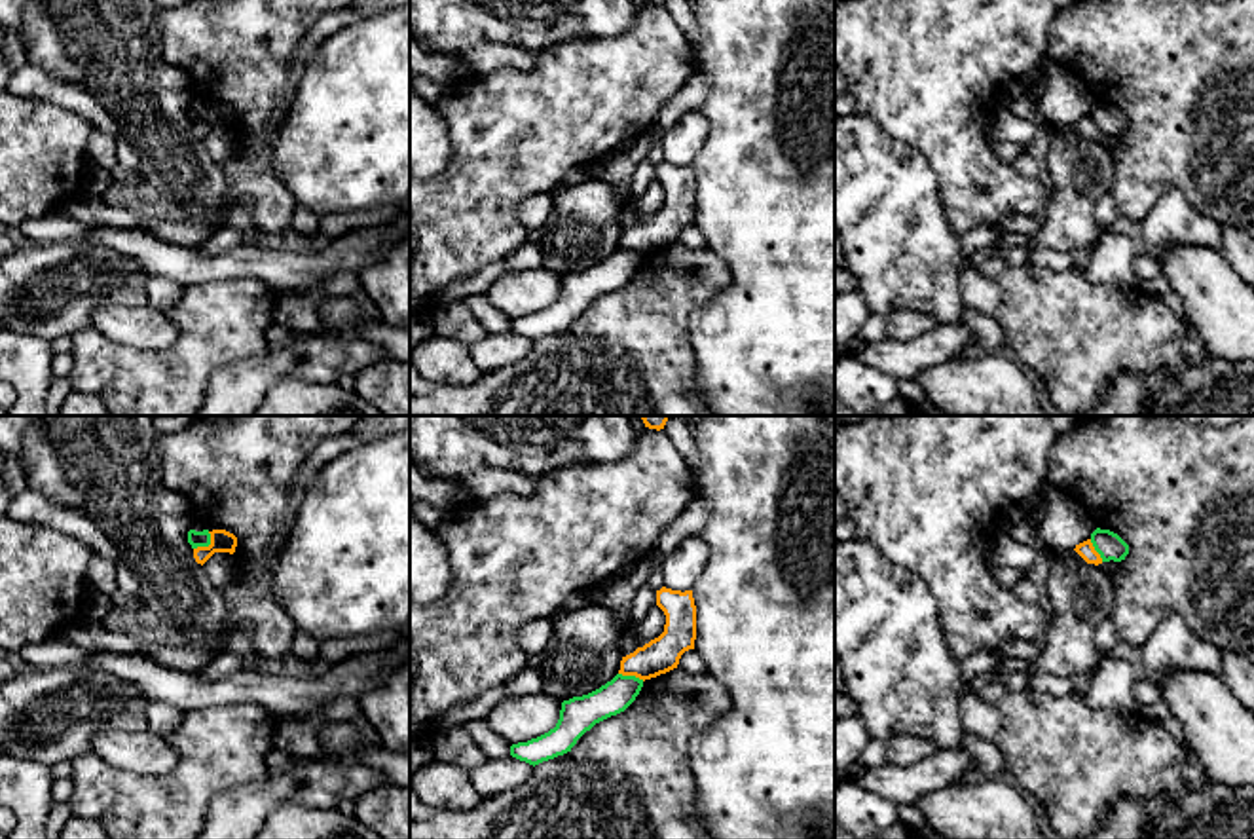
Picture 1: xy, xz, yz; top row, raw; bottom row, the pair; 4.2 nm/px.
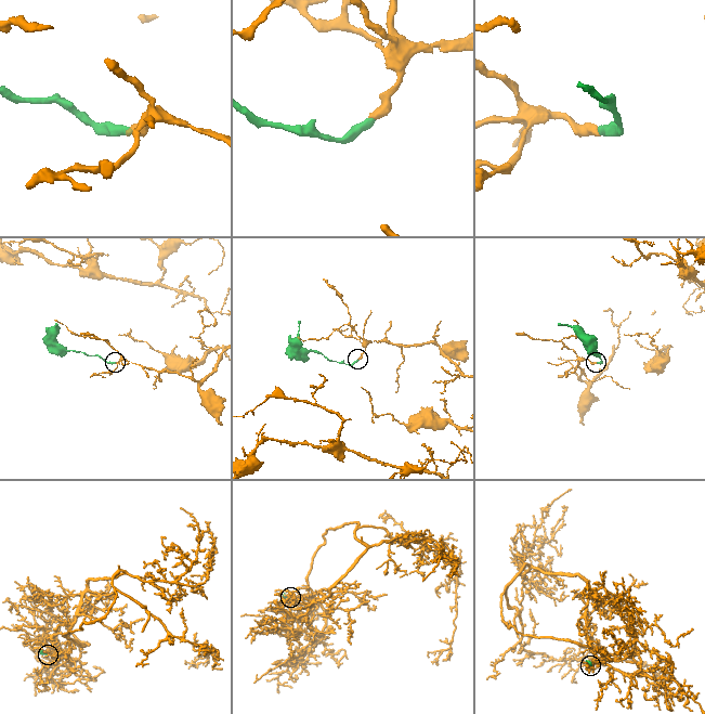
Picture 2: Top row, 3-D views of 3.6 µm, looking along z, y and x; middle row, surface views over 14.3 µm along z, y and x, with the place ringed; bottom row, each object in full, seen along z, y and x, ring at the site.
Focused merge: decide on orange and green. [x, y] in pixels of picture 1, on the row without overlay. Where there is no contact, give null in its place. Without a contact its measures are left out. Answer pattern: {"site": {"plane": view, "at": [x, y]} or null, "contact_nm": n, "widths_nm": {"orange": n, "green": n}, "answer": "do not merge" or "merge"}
{"site": {"plane": "xy", "at": [209, 120]}, "contact_nm": 100, "widths_nm": {"orange": 100, "green": 70}, "answer": "do not merge"}

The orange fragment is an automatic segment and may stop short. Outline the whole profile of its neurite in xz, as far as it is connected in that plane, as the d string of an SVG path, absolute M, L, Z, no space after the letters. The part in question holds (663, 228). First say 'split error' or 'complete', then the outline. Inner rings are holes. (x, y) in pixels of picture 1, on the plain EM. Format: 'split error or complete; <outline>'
complete; M656 165L656 180L666 190L664 207L622 232L618 249L651 254L677 243L685 226L694 224L696 180L692 165Z

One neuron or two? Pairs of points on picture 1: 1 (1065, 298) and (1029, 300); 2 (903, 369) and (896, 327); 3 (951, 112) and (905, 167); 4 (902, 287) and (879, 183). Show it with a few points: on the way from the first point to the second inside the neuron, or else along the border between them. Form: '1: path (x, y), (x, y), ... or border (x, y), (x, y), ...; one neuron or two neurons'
1: path (1055, 300), (1038, 300); one neuron
2: border (938, 325), (909, 340), (886, 338); two neurons
3: border (881, 128), (905, 141), (926, 160), (938, 192); two neurons
4: path (902, 261), (902, 249), (886, 209); one neuron

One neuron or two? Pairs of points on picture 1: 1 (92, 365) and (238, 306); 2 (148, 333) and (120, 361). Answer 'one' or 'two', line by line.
1: one
2: two

